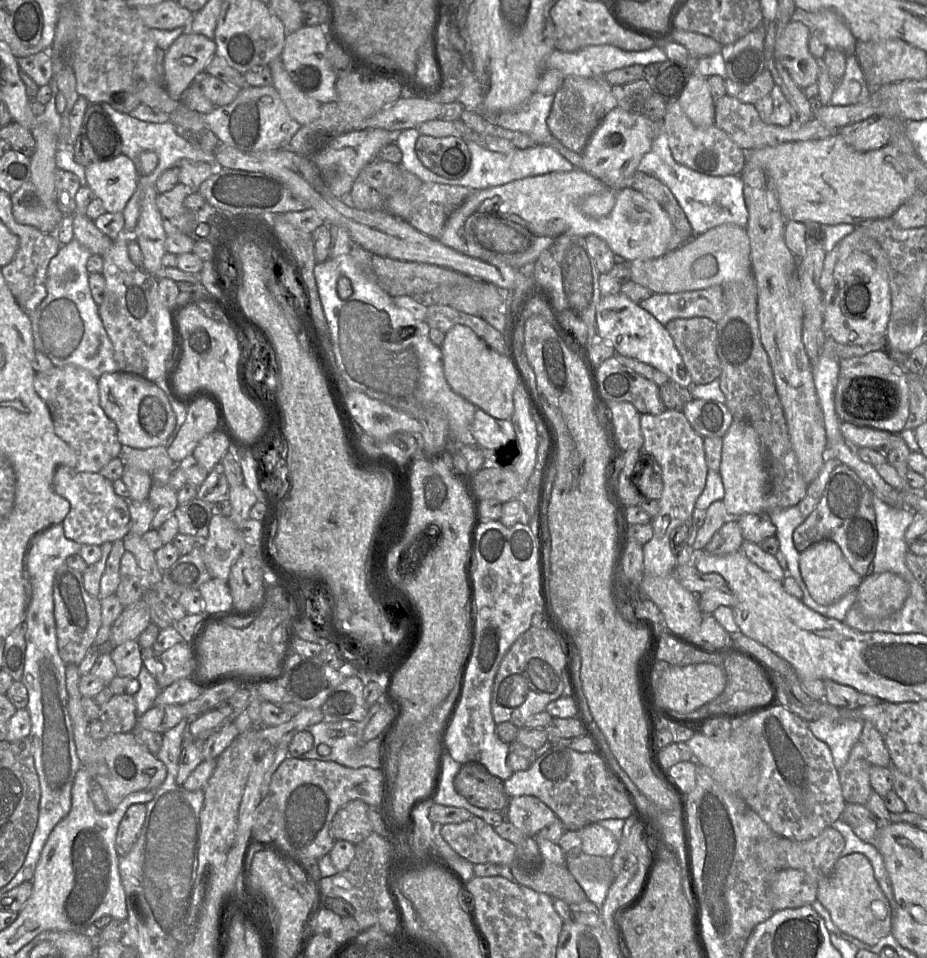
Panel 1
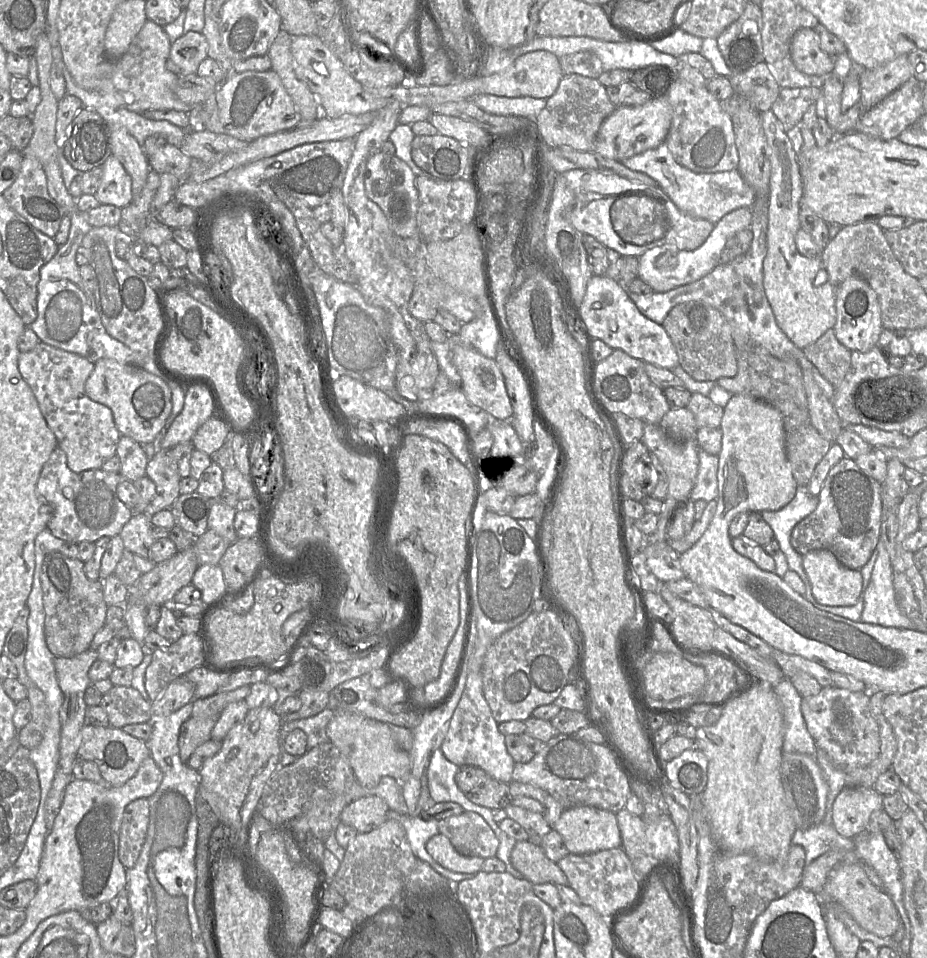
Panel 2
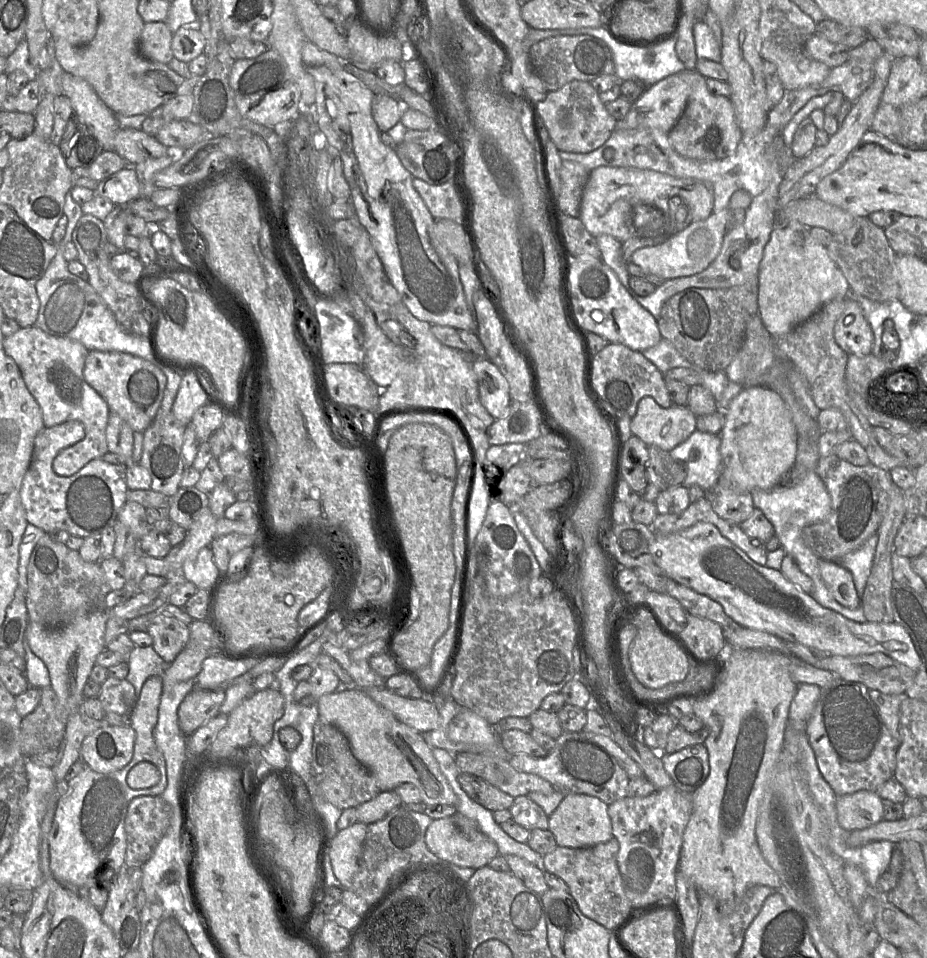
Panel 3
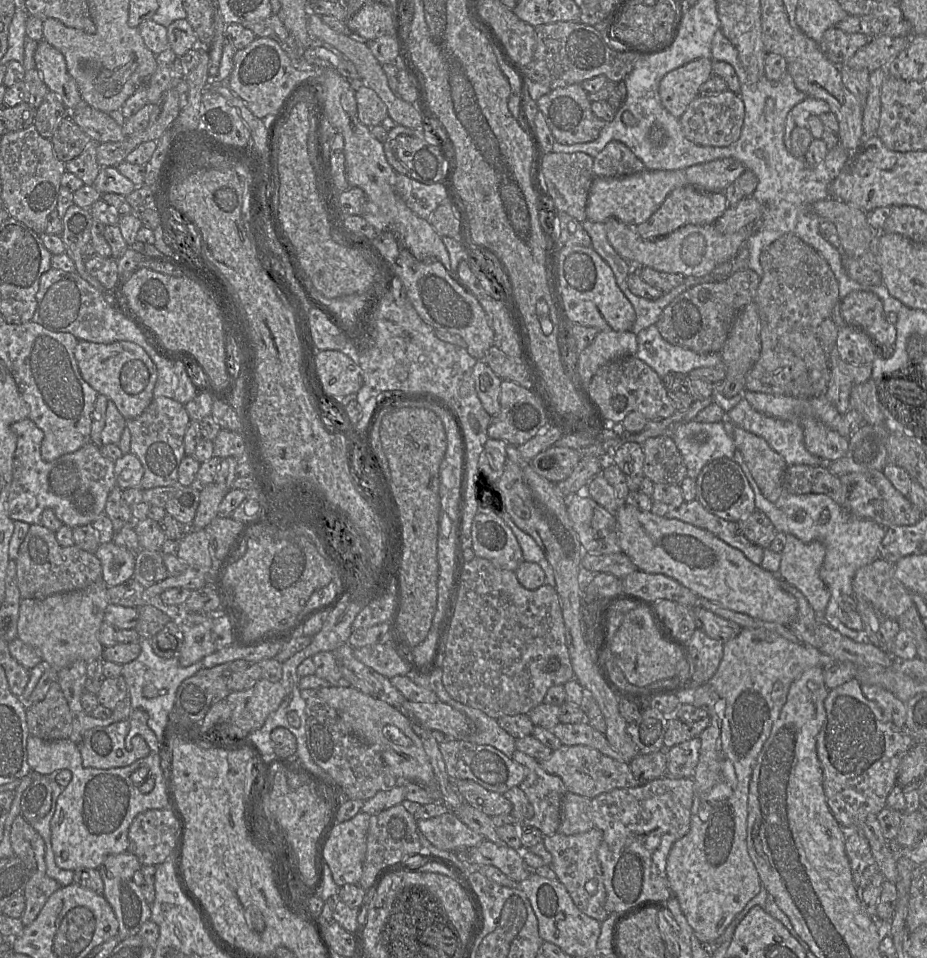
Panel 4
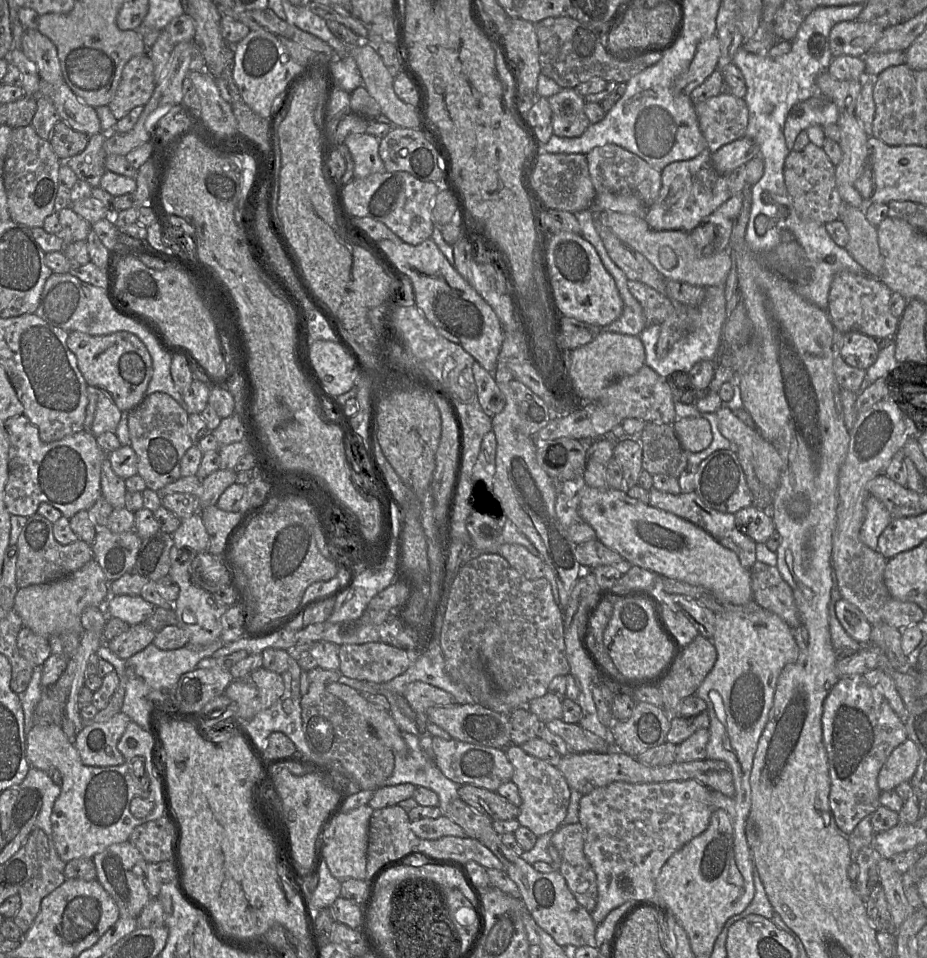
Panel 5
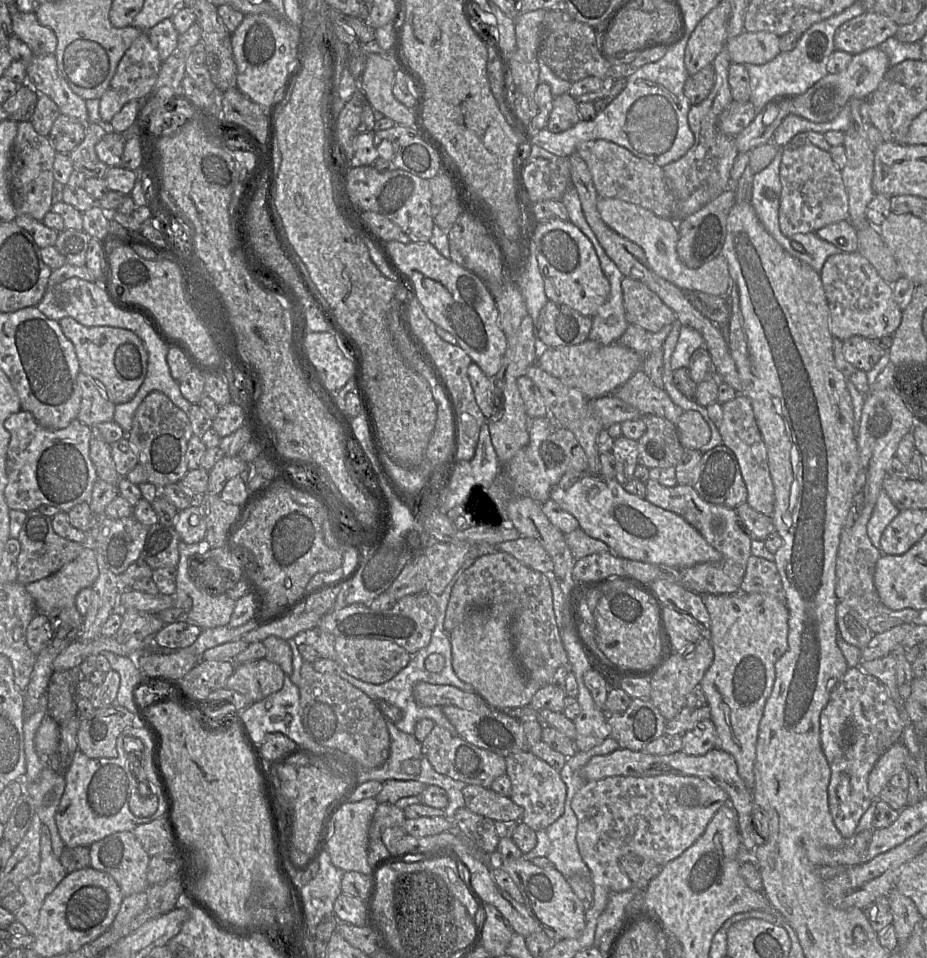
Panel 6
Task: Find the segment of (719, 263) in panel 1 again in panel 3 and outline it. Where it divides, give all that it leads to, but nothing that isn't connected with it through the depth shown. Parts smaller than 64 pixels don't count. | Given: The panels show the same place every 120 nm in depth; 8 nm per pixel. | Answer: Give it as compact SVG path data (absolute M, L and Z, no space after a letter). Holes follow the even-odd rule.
M737 190L730 198L728 209L713 212L705 220L691 222L663 243L636 250L630 258L630 262L665 281L703 272L715 260L721 250L724 236L727 233L729 211L739 208L747 210L752 199L753 197L747 191Z

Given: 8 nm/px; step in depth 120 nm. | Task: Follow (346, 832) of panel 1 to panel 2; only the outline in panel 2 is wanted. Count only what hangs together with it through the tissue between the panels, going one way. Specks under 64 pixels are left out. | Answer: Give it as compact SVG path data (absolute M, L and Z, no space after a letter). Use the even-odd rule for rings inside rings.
M372 795L347 805L339 821L353 827L358 833L367 833L381 826L390 816L388 804L381 797Z

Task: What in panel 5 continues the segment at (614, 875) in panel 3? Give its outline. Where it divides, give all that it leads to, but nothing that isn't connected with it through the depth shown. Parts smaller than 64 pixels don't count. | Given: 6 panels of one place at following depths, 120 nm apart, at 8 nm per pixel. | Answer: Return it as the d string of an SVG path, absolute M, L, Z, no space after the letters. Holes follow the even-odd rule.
M580 823L561 825L551 844L561 856L559 873L579 905L592 913L598 901L596 874L584 854L586 830Z

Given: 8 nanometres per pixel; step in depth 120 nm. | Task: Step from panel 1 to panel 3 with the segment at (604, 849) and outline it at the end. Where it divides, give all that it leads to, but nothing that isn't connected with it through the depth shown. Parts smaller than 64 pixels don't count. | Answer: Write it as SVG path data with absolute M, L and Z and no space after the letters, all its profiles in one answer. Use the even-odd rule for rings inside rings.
M566 794L549 816L548 830L555 836L558 846L567 848L593 847L614 837L608 805L599 798L586 794Z

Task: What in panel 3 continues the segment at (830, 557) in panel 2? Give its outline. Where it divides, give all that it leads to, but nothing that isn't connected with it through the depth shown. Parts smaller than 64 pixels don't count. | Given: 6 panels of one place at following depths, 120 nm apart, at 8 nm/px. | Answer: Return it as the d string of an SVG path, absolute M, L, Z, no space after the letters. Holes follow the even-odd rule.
M821 559L819 561L821 577L834 599L848 609L856 609L860 598L855 589L853 576L840 563Z

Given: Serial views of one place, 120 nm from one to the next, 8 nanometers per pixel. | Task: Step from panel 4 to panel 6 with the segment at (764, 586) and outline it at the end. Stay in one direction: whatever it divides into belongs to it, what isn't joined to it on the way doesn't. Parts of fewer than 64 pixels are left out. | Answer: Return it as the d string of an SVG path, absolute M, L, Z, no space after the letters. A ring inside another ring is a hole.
M566 472L551 489L550 499L571 513L589 536L605 542L609 551L623 559L679 569L723 559L683 517L630 494L615 478L590 472Z

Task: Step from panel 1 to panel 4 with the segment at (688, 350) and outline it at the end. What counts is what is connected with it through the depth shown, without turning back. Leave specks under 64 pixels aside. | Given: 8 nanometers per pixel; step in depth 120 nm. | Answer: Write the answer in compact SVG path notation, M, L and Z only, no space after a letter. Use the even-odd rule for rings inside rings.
M752 269L736 271L727 279L692 286L663 310L656 323L661 336L671 344L696 353L720 353L738 313L754 302L760 277Z

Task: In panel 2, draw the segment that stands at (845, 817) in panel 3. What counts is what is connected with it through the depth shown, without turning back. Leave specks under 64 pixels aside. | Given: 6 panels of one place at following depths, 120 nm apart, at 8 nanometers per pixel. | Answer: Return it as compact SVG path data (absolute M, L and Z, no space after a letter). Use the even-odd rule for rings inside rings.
M846 786L832 806L832 824L843 837L855 838L867 830L871 815L883 808L883 796L874 787Z

